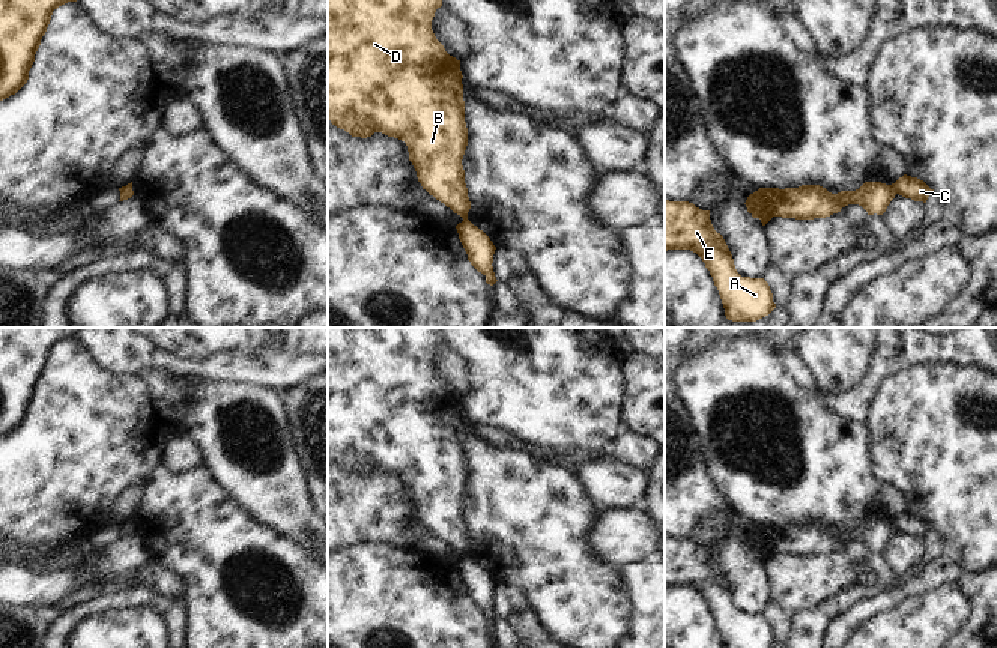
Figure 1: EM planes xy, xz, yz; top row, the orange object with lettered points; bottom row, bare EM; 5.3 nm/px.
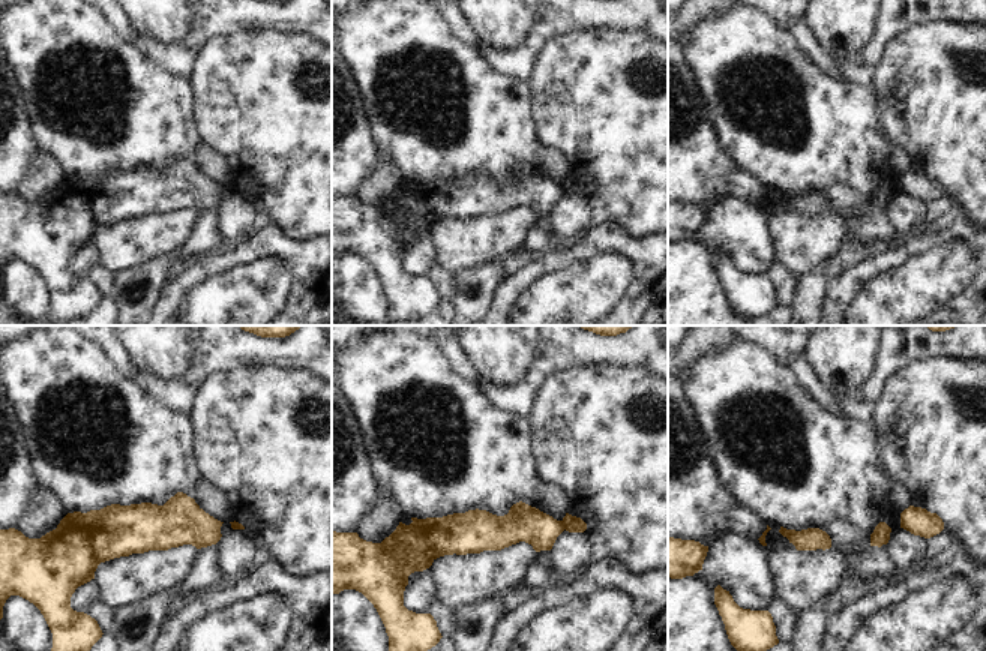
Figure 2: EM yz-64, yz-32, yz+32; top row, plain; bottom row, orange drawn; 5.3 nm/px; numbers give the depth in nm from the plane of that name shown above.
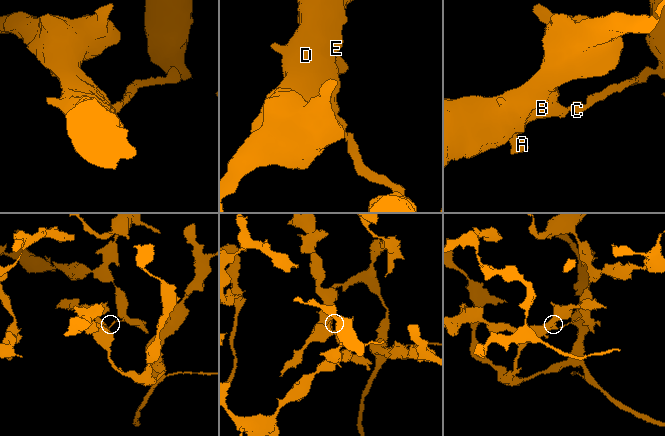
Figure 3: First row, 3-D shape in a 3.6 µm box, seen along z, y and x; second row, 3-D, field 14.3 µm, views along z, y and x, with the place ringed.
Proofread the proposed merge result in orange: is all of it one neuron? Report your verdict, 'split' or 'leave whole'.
split

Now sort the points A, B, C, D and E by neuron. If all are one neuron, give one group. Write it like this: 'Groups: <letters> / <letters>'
Groups: A B D E / C.

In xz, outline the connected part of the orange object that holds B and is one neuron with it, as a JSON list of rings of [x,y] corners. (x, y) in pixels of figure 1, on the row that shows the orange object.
[[[328,0],[328,119],[352,137],[374,132],[406,143],[418,182],[436,200],[468,220],[471,201],[462,159],[468,146],[460,60],[450,56],[432,30],[442,0]]]

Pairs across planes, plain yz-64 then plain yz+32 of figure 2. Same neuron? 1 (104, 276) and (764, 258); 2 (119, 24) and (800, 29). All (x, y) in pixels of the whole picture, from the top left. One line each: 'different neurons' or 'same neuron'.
1: different neurons
2: same neuron

